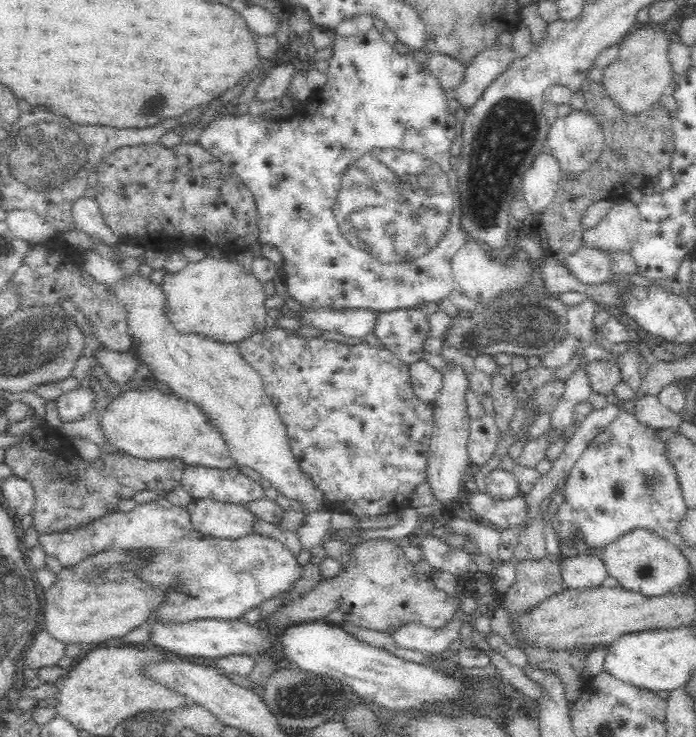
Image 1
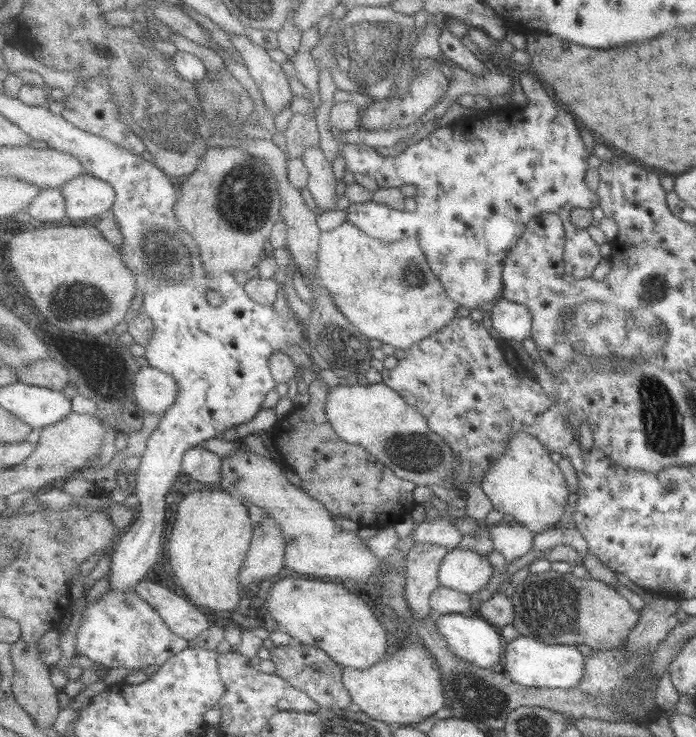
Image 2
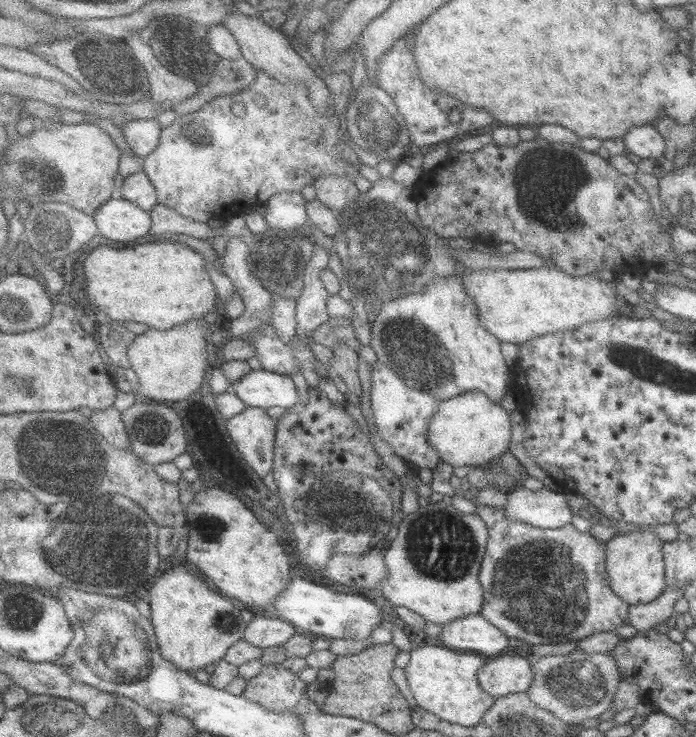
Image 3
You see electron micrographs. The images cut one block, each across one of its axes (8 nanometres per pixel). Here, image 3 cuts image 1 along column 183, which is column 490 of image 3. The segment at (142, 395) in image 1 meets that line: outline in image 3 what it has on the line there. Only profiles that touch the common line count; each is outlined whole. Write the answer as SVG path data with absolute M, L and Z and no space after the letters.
M469 391L461 396L450 398L442 402L429 427L429 441L437 448L441 460L453 467L481 467L497 459L501 459L512 442L512 414L500 404L493 401L485 392Z

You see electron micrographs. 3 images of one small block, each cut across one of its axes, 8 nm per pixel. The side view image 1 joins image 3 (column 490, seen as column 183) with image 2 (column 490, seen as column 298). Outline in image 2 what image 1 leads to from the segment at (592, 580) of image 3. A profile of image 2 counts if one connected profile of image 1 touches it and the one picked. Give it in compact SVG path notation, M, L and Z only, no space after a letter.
M470 547L453 549L440 568L441 586L476 597L496 571L487 556L479 556Z

